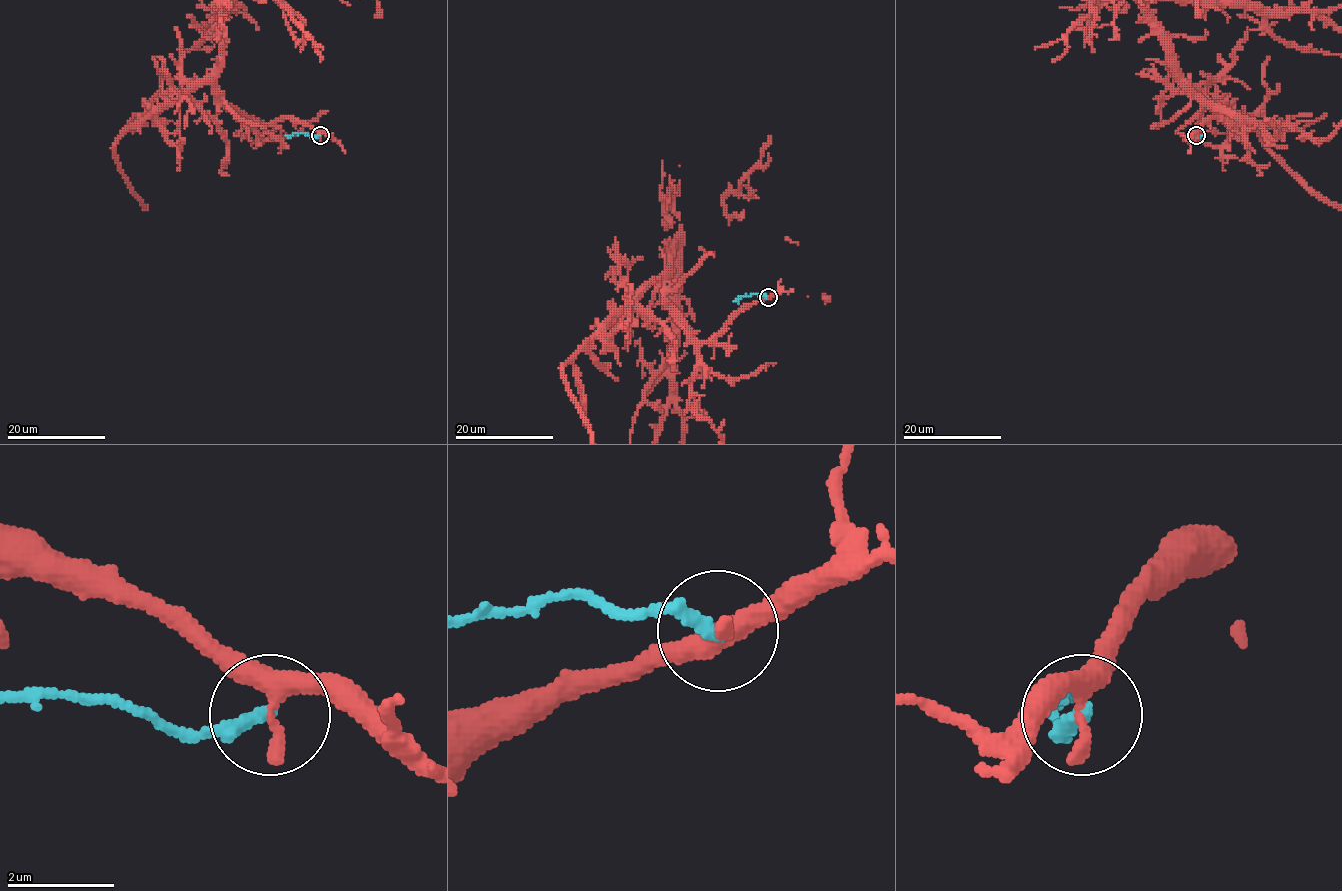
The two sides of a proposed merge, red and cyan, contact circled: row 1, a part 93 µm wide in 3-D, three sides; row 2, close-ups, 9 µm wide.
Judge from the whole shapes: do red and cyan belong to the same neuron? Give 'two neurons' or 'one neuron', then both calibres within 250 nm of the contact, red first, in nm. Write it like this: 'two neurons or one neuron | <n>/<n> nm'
two neurons | 360/280 nm

